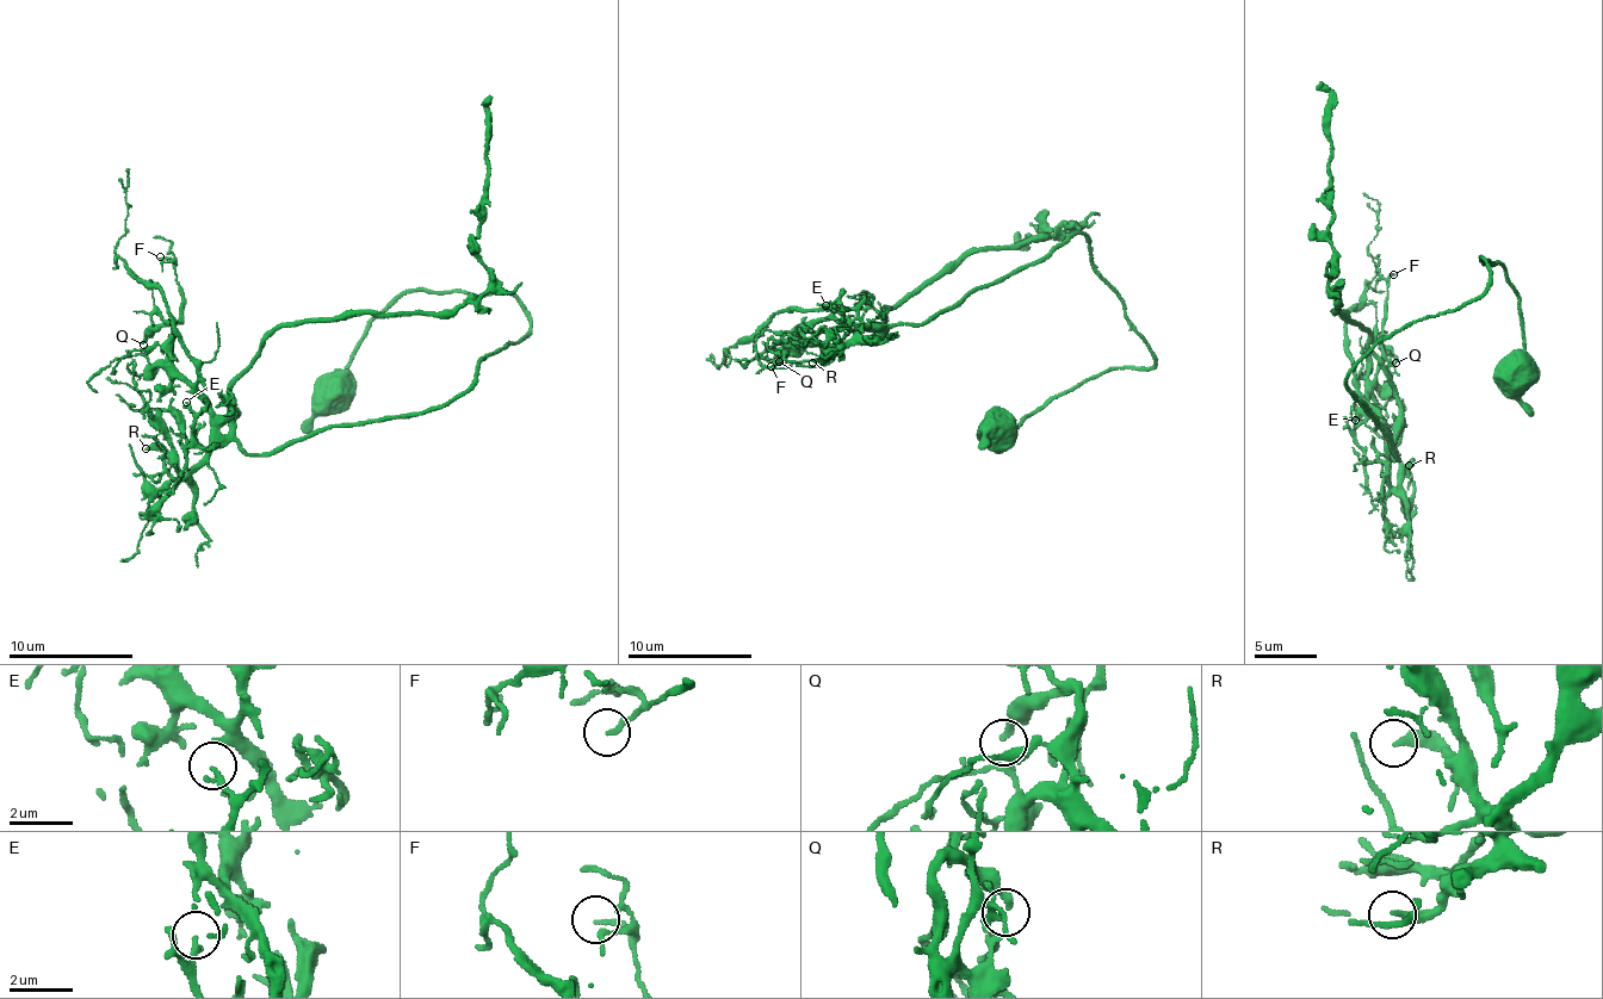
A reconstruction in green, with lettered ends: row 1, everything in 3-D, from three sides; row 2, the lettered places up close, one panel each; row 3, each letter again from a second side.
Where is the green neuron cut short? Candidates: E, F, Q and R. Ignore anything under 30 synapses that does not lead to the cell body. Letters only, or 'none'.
none

